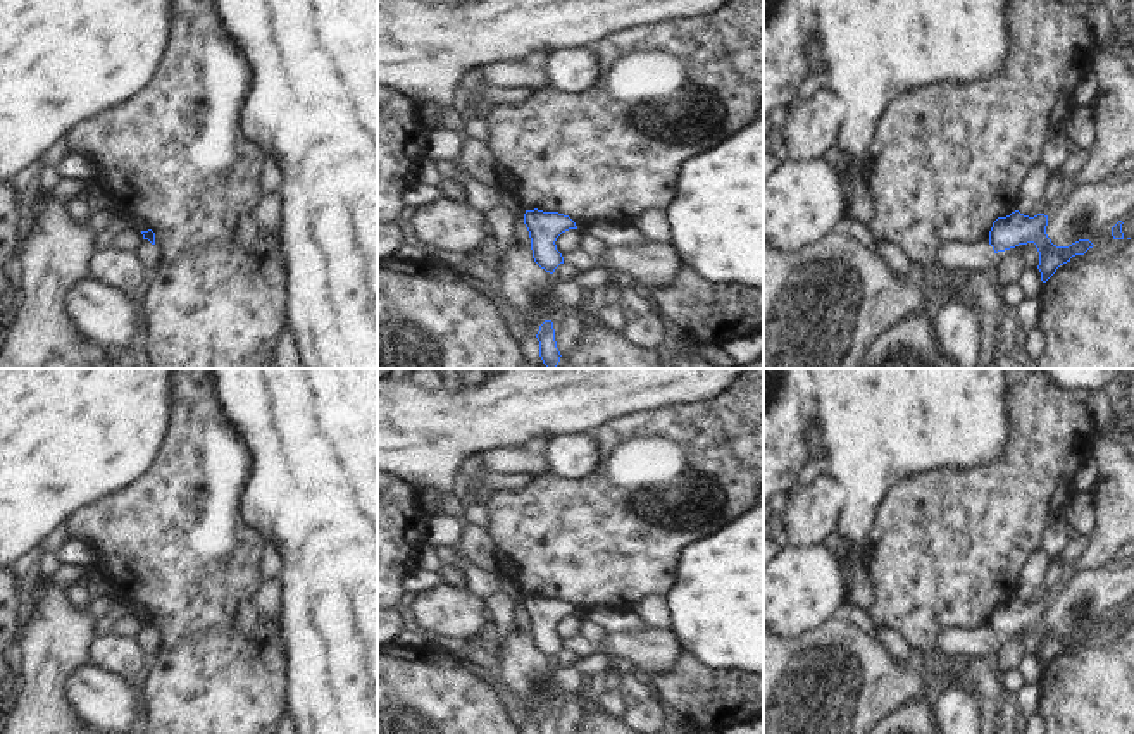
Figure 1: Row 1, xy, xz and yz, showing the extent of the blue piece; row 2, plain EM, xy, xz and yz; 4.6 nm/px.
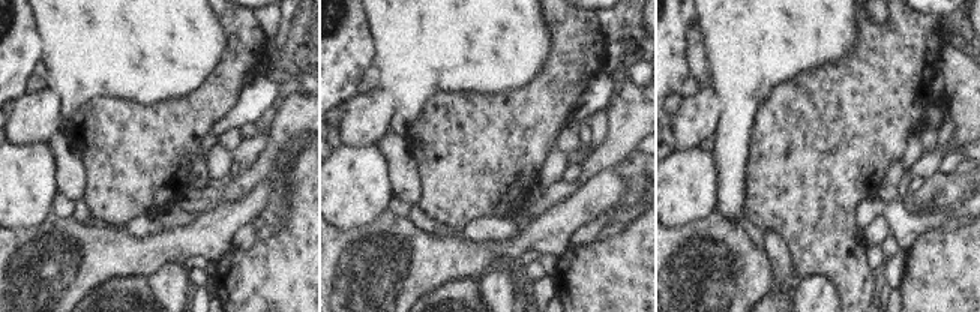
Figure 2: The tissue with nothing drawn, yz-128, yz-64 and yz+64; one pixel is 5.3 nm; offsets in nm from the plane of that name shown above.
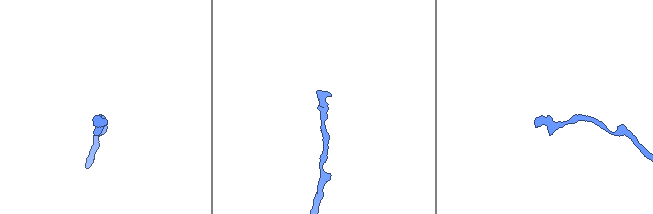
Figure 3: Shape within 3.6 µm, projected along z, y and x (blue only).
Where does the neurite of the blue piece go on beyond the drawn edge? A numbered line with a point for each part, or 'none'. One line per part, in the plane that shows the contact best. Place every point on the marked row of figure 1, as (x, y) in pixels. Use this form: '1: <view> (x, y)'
none.

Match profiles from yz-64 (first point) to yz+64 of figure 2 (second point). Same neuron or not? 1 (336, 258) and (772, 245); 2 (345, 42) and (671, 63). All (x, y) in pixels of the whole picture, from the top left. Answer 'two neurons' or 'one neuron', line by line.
1: two neurons
2: one neuron

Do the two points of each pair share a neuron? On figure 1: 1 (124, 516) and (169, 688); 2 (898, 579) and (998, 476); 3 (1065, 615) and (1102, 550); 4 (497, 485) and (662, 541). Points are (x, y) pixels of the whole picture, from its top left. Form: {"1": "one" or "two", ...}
{"1": "one", "2": "one", "3": "two", "4": "two"}

